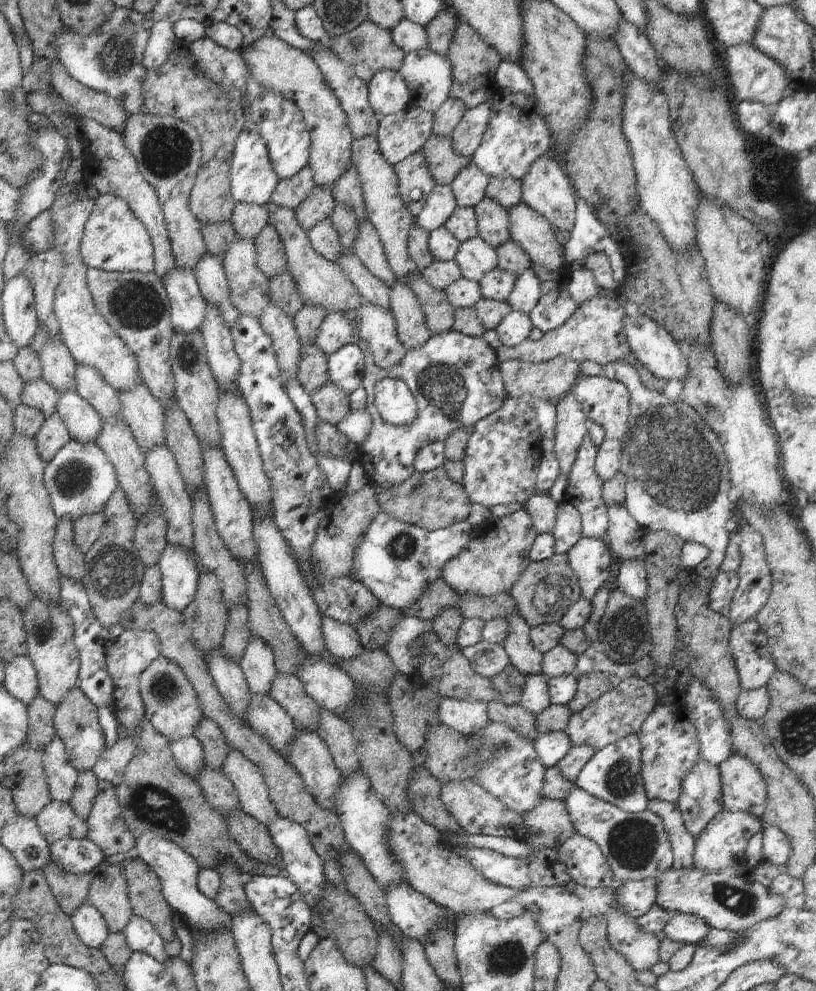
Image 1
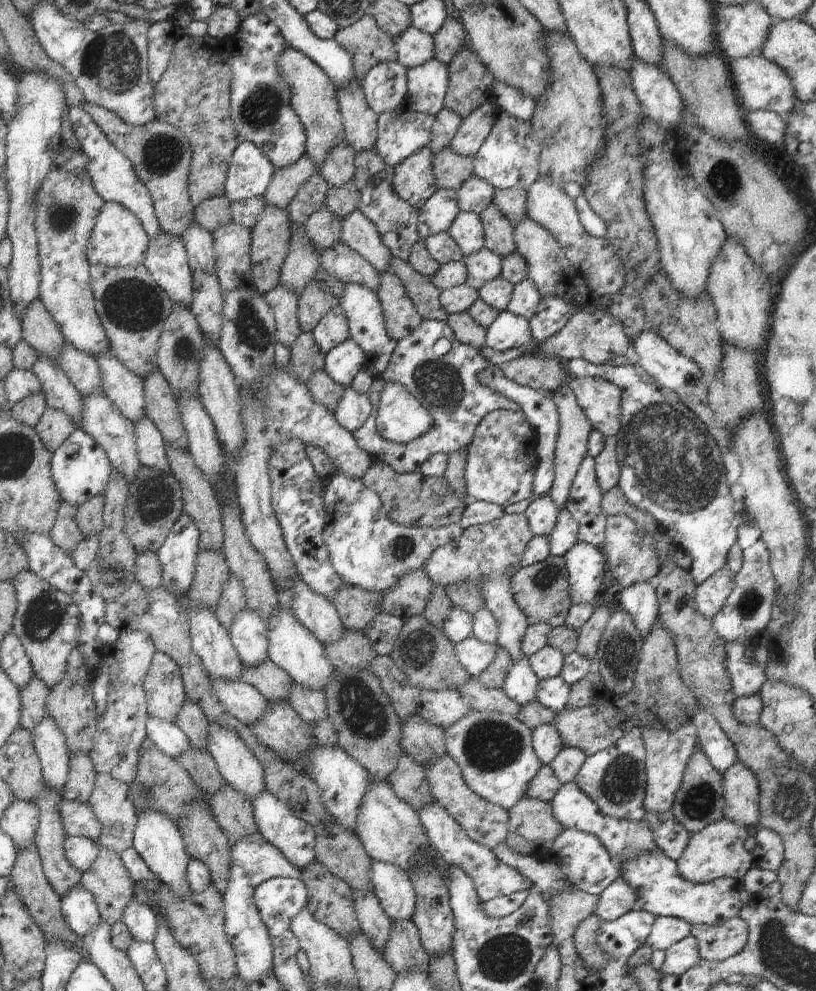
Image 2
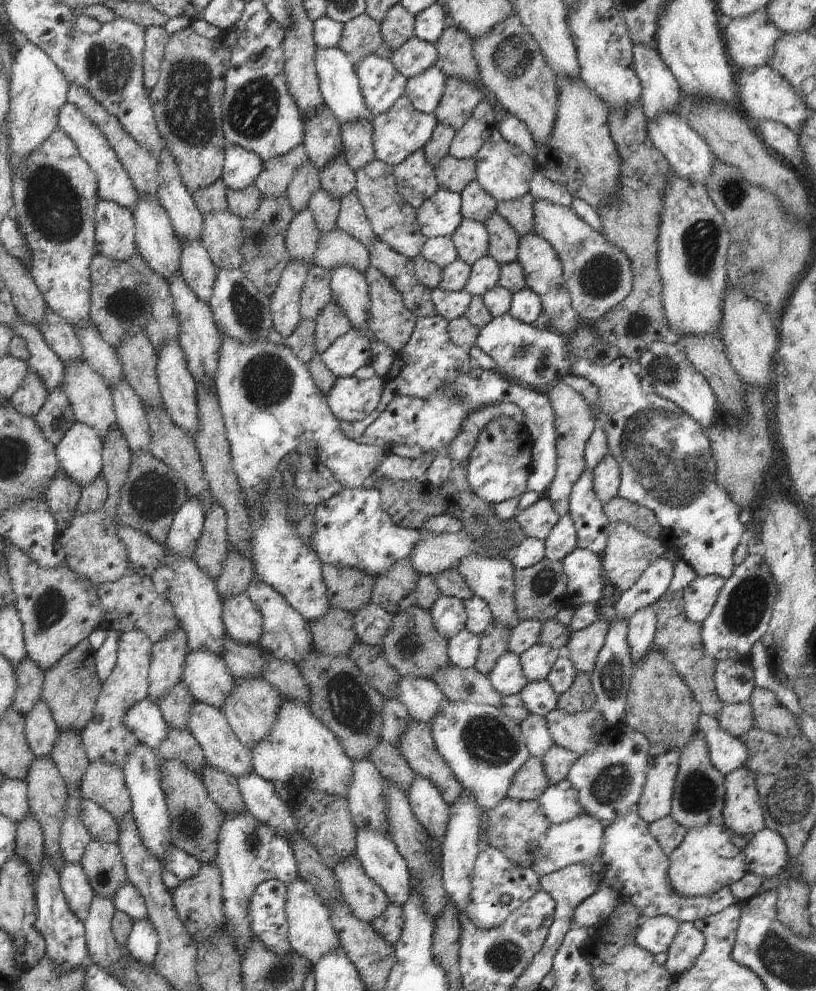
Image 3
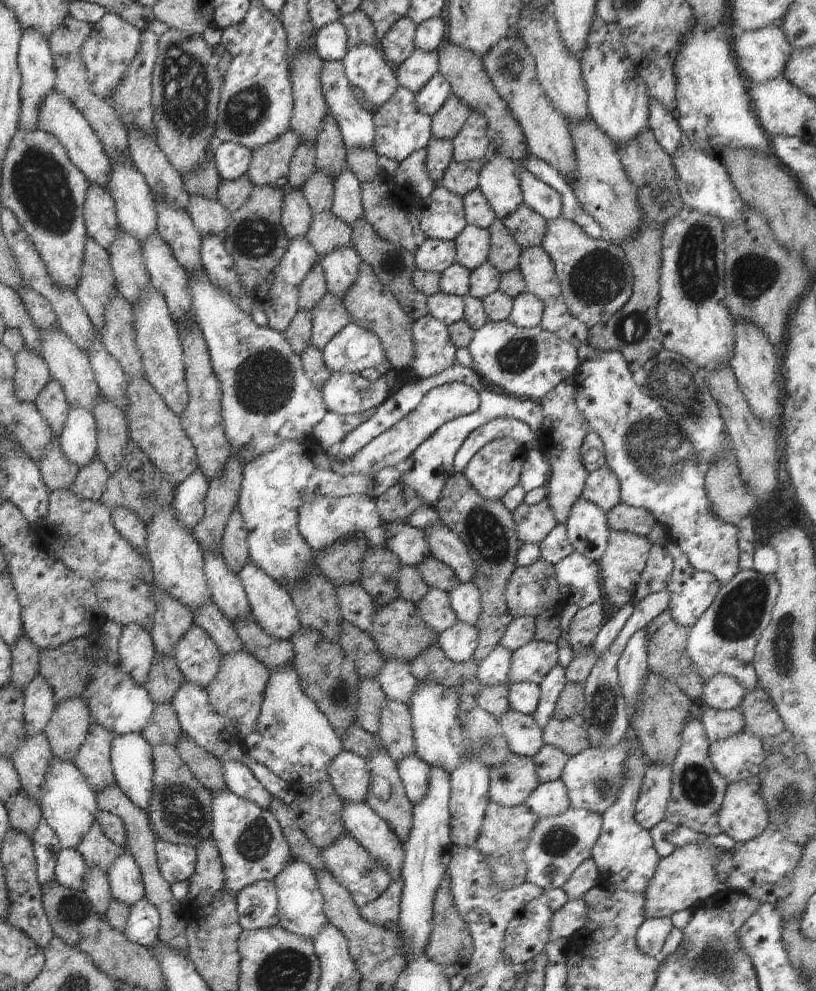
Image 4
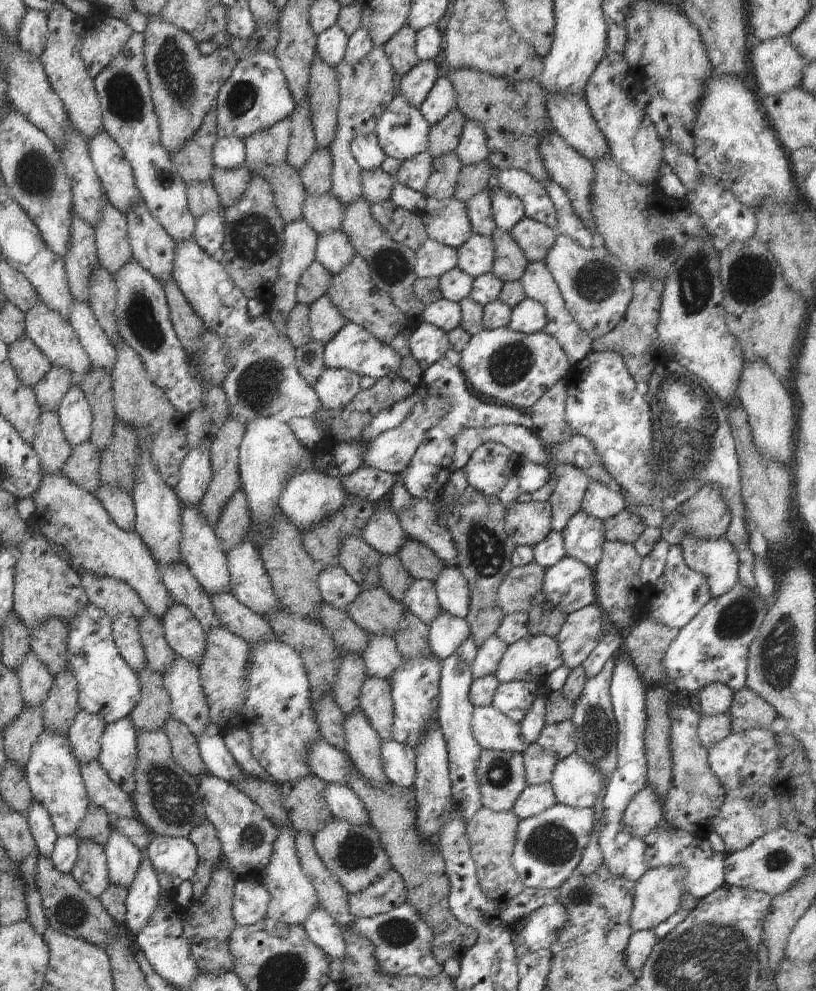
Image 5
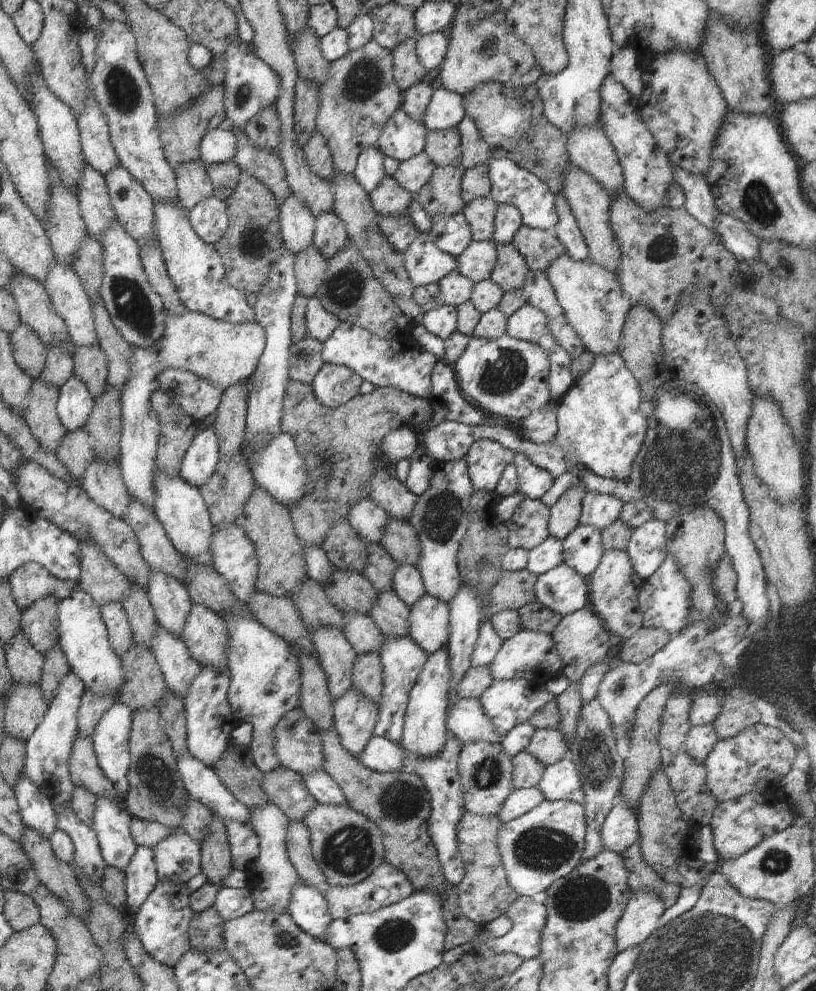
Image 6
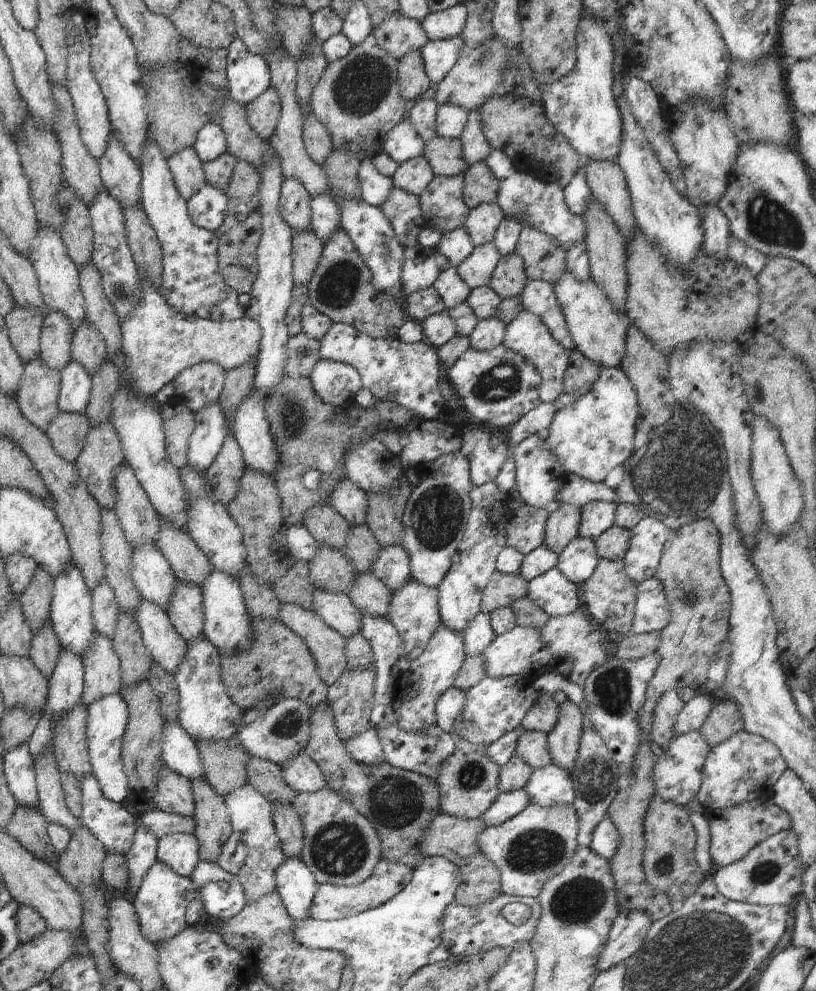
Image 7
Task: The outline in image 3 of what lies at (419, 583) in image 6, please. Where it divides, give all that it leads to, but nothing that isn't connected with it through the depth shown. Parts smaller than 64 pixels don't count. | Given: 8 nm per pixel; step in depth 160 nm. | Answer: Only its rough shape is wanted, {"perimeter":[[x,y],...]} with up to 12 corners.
{"perimeter":[[440,595],[430,610],[448,640],[465,629],[464,603]]}

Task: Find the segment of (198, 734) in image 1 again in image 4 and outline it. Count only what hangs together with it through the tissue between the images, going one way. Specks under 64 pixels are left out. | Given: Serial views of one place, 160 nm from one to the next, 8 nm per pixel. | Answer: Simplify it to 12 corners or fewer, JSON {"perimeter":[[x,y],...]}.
{"perimeter":[[155,652],[145,689],[156,705],[170,703],[185,682],[174,658]]}

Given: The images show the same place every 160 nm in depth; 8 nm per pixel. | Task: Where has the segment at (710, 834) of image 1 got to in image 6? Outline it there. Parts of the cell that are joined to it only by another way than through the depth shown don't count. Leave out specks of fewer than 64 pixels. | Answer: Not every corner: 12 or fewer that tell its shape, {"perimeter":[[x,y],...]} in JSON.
{"perimeter":[[636,891],[616,925],[616,954],[641,945],[667,909]]}

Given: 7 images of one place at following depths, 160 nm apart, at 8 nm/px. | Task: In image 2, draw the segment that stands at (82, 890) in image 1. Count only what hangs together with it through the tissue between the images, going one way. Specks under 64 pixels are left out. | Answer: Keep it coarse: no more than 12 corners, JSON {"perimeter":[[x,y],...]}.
{"perimeter":[[45,784],[35,846],[44,874],[60,897],[81,882],[66,858],[59,802]]}

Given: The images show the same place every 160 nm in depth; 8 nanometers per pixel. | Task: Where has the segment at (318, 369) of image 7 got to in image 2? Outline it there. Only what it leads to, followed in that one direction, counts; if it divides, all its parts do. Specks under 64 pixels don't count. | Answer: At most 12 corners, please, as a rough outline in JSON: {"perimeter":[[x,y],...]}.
{"perimeter":[[344,389],[334,415],[353,433],[362,428],[372,406],[367,394]]}

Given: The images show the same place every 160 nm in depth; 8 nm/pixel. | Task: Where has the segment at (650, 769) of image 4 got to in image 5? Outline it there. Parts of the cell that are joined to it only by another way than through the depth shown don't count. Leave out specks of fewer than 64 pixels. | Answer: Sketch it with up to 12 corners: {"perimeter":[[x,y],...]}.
{"perimeter":[[646,785],[628,803],[623,823],[643,839],[663,822],[661,796]]}

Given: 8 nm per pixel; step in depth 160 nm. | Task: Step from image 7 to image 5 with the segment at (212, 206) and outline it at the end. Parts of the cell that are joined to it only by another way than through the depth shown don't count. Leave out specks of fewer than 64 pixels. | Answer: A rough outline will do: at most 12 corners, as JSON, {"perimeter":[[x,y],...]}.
{"perimeter":[[222,211],[196,219],[192,238],[209,255],[222,248]]}

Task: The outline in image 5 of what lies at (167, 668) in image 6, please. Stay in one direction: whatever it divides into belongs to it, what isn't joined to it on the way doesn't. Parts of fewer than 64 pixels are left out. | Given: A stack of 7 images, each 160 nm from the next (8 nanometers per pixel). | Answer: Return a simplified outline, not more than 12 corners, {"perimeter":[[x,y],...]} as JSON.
{"perimeter":[[176,656],[163,676],[171,717],[195,737],[209,723],[199,668]]}

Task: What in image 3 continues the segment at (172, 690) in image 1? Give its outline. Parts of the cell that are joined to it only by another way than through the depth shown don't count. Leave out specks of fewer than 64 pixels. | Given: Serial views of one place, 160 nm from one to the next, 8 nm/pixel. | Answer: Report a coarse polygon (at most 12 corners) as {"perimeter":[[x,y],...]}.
{"perimeter":[[184,629],[153,644],[147,698],[158,705],[182,681]]}

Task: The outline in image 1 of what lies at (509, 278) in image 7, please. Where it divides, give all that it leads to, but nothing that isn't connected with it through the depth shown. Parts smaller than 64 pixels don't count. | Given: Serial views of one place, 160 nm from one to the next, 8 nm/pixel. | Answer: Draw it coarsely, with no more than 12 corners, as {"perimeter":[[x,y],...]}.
{"perimeter":[[484,197],[474,208],[478,237],[494,248],[511,239],[508,211]]}

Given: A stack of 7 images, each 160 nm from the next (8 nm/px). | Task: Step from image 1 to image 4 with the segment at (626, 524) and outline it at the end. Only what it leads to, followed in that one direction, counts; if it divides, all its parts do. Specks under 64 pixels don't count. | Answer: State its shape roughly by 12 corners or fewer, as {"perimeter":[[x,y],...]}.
{"perimeter":[[611,530],[598,565],[616,608],[636,593],[647,537]]}

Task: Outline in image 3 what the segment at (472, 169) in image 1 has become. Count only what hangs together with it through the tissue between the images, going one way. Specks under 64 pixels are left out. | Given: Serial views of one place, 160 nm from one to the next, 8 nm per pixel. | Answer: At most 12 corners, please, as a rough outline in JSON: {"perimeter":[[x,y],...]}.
{"perimeter":[[478,181],[460,194],[464,219],[483,223],[497,200]]}

